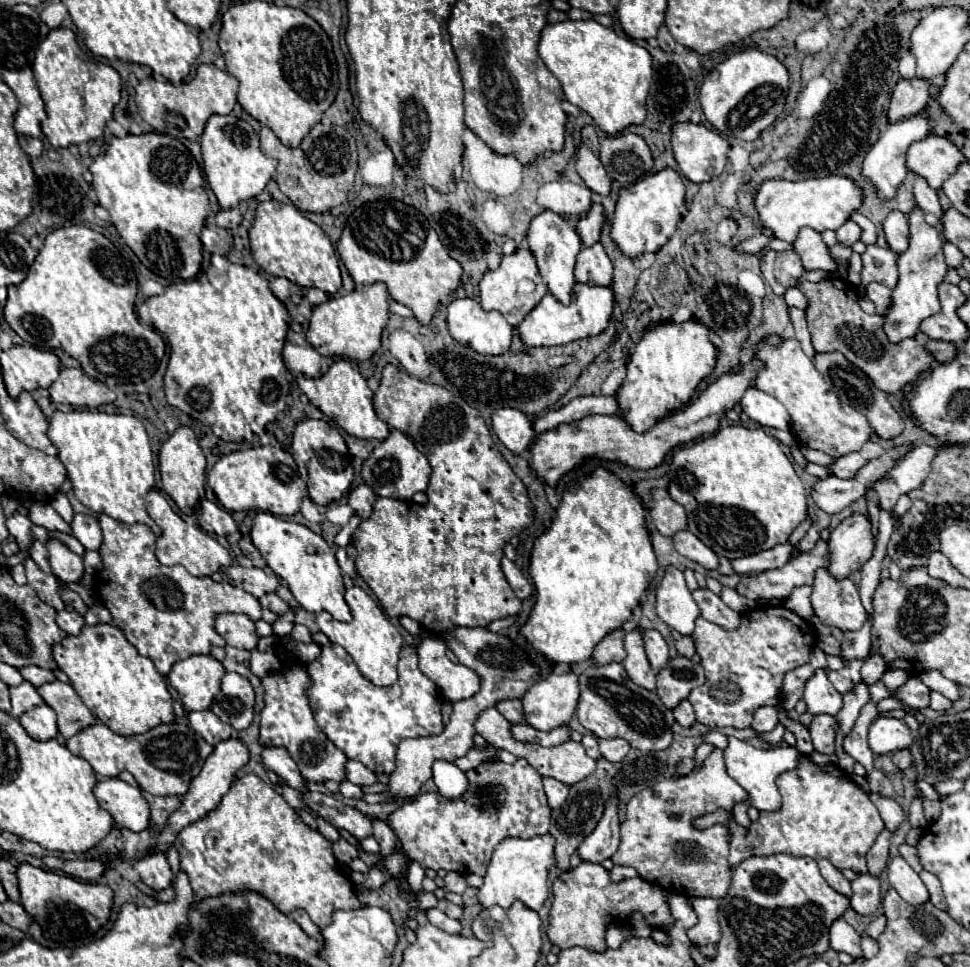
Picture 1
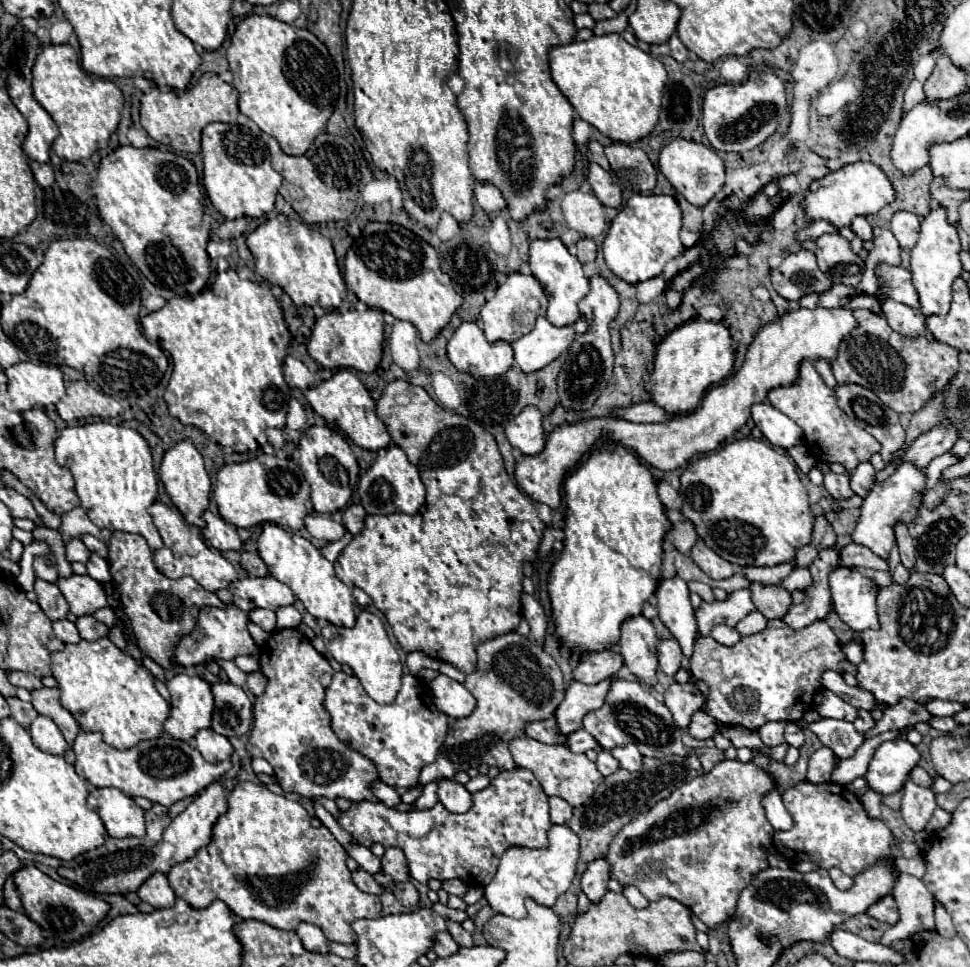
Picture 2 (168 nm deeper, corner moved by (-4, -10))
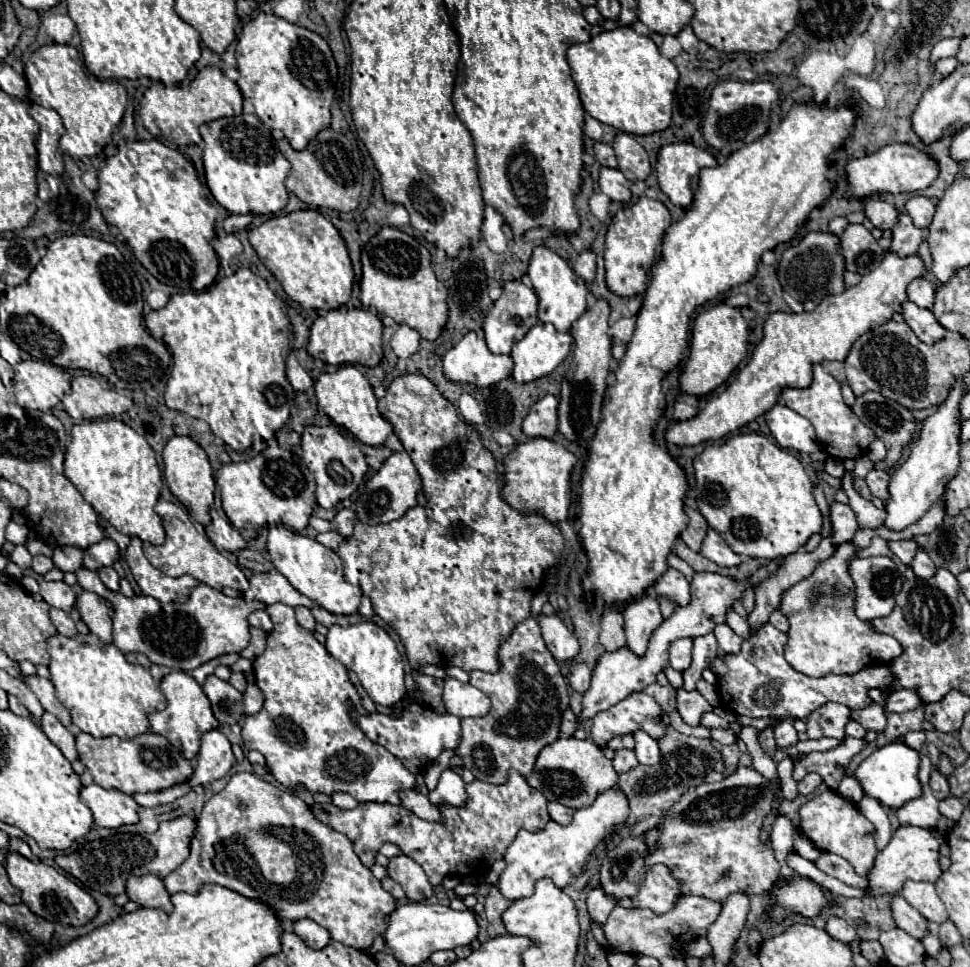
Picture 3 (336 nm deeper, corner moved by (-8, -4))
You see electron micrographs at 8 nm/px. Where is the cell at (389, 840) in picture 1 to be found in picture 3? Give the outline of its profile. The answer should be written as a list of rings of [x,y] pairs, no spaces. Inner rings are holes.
[[[396,855],[386,865],[388,875],[404,887],[404,893],[410,901],[426,901],[432,897],[432,885],[422,871],[422,867],[408,855]]]

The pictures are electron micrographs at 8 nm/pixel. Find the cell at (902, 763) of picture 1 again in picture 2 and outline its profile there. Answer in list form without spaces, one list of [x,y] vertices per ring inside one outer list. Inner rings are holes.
[[[914,767],[912,769],[912,773],[910,773],[910,779],[916,783],[916,785],[920,785],[920,787],[928,787],[928,789],[932,789],[932,777],[928,775],[928,771],[926,769],[922,769],[922,767]]]

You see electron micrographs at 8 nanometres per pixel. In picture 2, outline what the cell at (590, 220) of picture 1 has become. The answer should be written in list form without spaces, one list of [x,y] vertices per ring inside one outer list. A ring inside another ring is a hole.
[[[580,239],[576,245],[576,257],[580,259],[582,265],[592,263],[596,259],[596,245],[592,239]]]

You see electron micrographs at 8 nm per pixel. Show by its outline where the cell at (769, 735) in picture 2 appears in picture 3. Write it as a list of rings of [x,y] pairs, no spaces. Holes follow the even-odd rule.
[[[782,721],[774,727],[774,739],[778,747],[786,747],[786,745],[794,745],[798,741],[798,733],[792,725],[792,721]]]

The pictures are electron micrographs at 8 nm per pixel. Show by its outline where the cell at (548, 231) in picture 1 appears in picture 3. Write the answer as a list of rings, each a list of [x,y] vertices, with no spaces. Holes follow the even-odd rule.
[[[538,245],[532,253],[528,275],[532,281],[532,287],[536,289],[536,295],[540,299],[538,303],[538,319],[542,323],[552,323],[558,331],[568,331],[576,317],[584,313],[588,307],[588,287],[582,277],[574,273],[574,269],[568,265],[566,259],[562,259],[558,253],[548,249],[546,245]]]

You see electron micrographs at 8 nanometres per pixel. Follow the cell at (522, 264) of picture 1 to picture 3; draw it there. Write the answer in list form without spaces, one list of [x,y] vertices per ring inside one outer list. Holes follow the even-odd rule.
[[[512,279],[504,283],[502,297],[494,301],[490,313],[484,319],[484,333],[486,333],[486,345],[492,353],[510,353],[512,345],[528,333],[532,325],[538,323],[538,297],[532,287],[524,285],[520,279]]]

